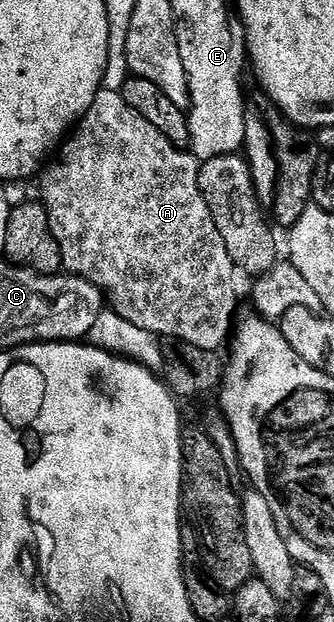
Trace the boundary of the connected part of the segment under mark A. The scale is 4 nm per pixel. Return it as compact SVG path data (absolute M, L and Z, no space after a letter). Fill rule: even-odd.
M101 90L94 98L88 113L80 119L80 123L76 125L71 135L63 141L58 155L47 165L38 196L46 214L49 215L50 230L53 231L54 238L61 247L63 267L71 275L80 276L86 282L98 286L104 293L107 303L118 314L122 314L126 322L134 322L134 326L142 326L142 330L150 330L155 336L161 338L190 342L190 346L216 352L223 344L225 347L229 343L234 332L234 321L237 319L236 276L238 277L238 269L230 258L230 250L226 250L226 242L222 242L222 234L218 234L218 226L210 214L210 206L206 206L206 198L200 189L200 165L201 161L197 160L191 151L174 147L166 138L162 138L162 134L158 134L158 130L154 130L154 126L150 126L150 122L146 122L146 118L142 118L142 114L130 110L130 106L126 106L121 93Z

